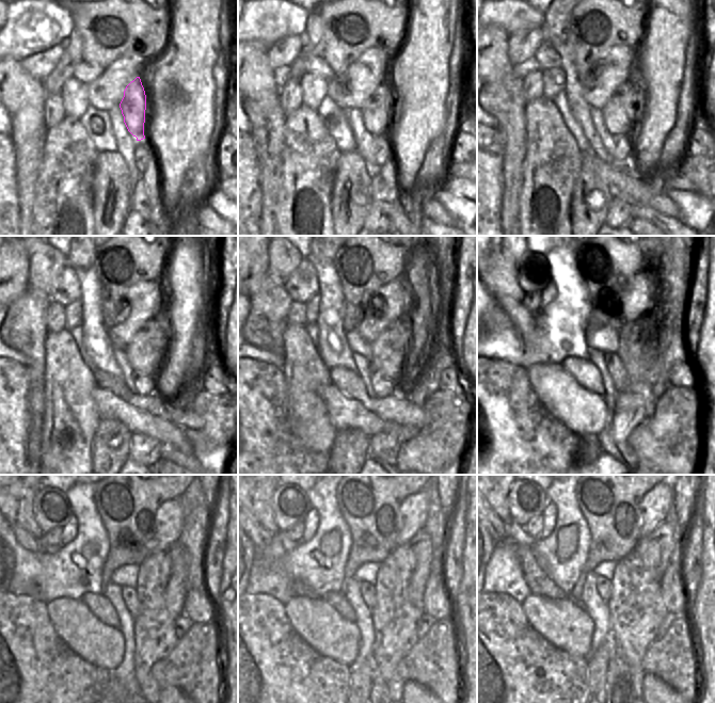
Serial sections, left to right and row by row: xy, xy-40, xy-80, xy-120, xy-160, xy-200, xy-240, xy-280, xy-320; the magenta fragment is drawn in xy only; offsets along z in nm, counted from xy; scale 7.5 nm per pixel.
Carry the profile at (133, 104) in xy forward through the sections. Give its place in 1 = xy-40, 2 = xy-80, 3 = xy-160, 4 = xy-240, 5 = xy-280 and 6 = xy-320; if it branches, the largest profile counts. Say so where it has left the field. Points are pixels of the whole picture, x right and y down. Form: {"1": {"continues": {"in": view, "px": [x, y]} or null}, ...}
{"1": {"continues": {"in": "xy-40", "px": [376, 116]}}, "2": {"continues": {"in": "xy-80", "px": [616, 121]}}, "3": {"continues": {"in": "xy-160", "px": [391, 368]}}, "4": {"continues": {"in": "xy-240", "px": [175, 592]}}, "5": {"continues": {"in": "xy-280", "px": [420, 544]}}, "6": {"continues": {"in": "xy-320", "px": [667, 537]}}}

